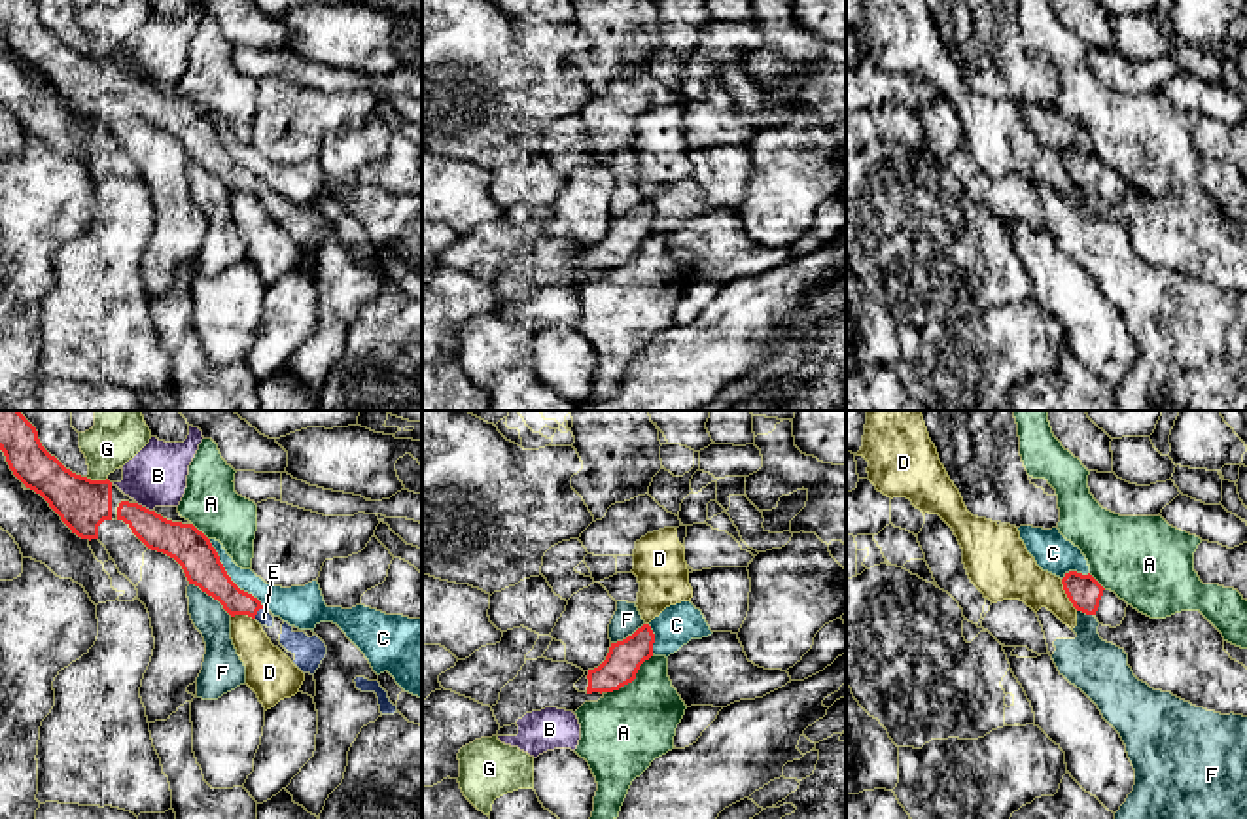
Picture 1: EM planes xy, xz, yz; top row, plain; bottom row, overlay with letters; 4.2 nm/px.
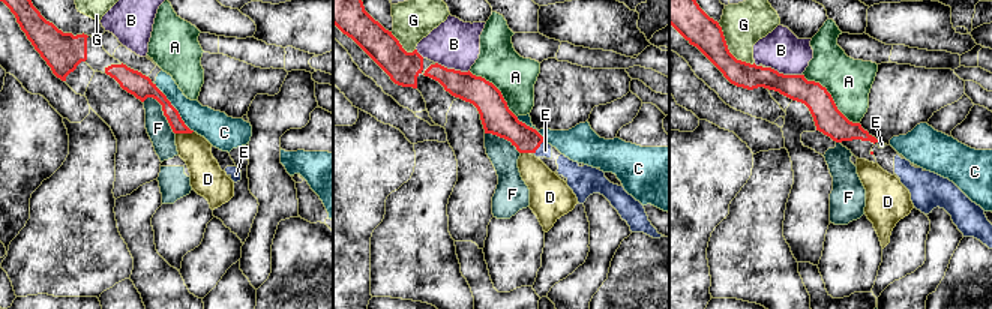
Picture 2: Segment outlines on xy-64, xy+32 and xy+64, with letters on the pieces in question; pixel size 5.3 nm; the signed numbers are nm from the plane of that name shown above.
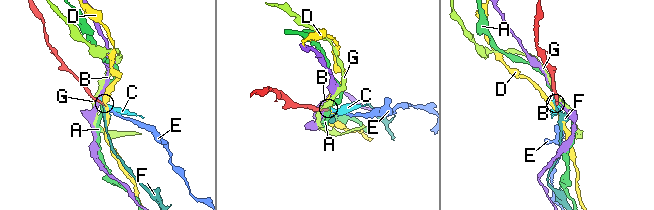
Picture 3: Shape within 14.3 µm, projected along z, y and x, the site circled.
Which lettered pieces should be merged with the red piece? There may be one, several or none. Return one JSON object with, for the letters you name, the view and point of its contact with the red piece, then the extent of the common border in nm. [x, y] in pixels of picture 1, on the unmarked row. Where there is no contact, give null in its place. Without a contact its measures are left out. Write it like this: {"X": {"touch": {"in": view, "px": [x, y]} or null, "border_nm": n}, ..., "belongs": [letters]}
{"E": {"touch": {"in": "xy", "px": [258, 186]}, "border_nm": 60}, "belongs": ["E"]}

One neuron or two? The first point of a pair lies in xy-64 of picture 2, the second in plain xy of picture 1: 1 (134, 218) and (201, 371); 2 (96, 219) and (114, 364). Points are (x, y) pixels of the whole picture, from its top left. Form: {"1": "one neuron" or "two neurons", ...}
{"1": "one neuron", "2": "one neuron"}

